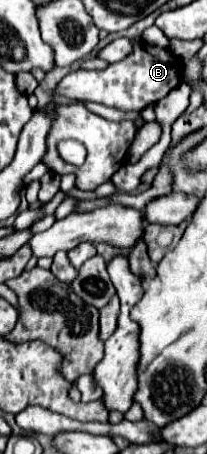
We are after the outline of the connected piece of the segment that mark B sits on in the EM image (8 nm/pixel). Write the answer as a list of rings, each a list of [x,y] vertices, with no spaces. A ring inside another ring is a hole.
[[[135,40],[135,50],[121,62],[109,64],[105,70],[77,70],[69,72],[51,92],[51,96],[65,96],[71,100],[91,100],[117,110],[139,112],[147,104],[155,104],[167,96],[181,82],[181,60],[169,50],[149,46],[143,40]]]

